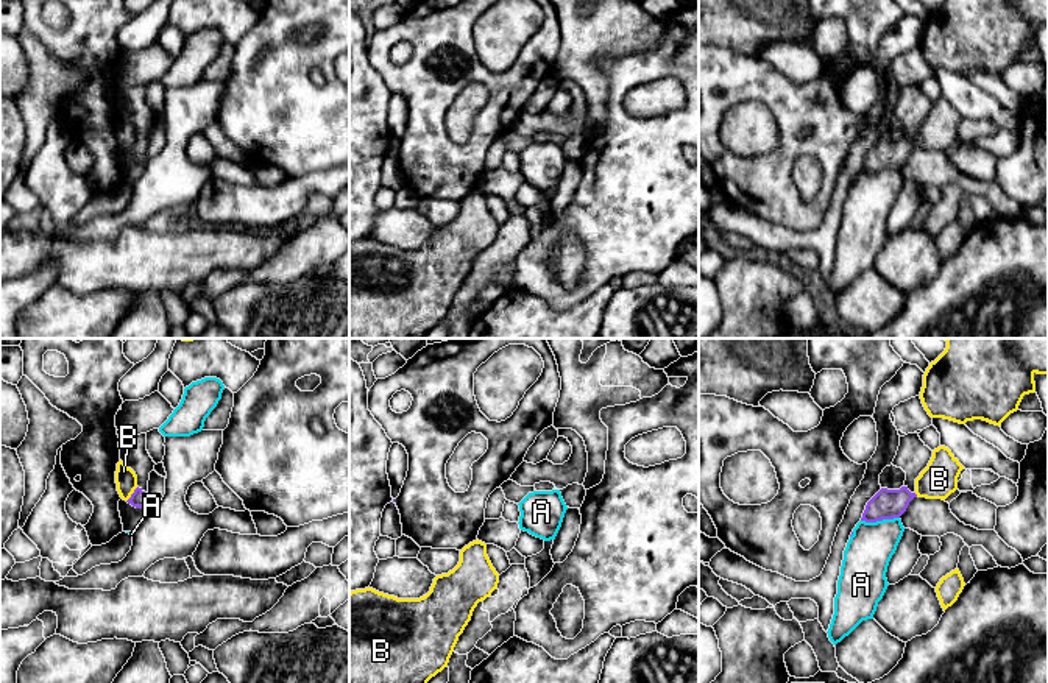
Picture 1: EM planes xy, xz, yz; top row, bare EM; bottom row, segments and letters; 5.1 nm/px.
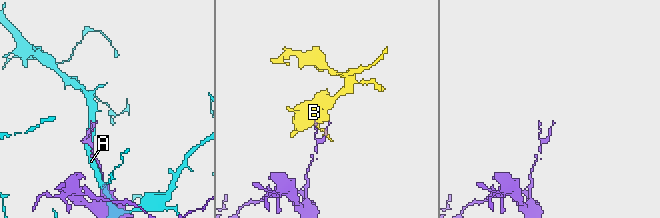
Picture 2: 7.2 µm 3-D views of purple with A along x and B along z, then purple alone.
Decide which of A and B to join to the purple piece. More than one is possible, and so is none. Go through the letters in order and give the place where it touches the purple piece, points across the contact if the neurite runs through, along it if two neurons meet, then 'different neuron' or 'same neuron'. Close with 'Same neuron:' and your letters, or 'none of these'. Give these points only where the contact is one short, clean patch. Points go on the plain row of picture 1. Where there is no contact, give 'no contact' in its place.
A: contact yz (880, 170); different neuron
B: contact xy (131, 145); border xy (138, 138), (127, 152); different neuron
Same neuron: none of these

